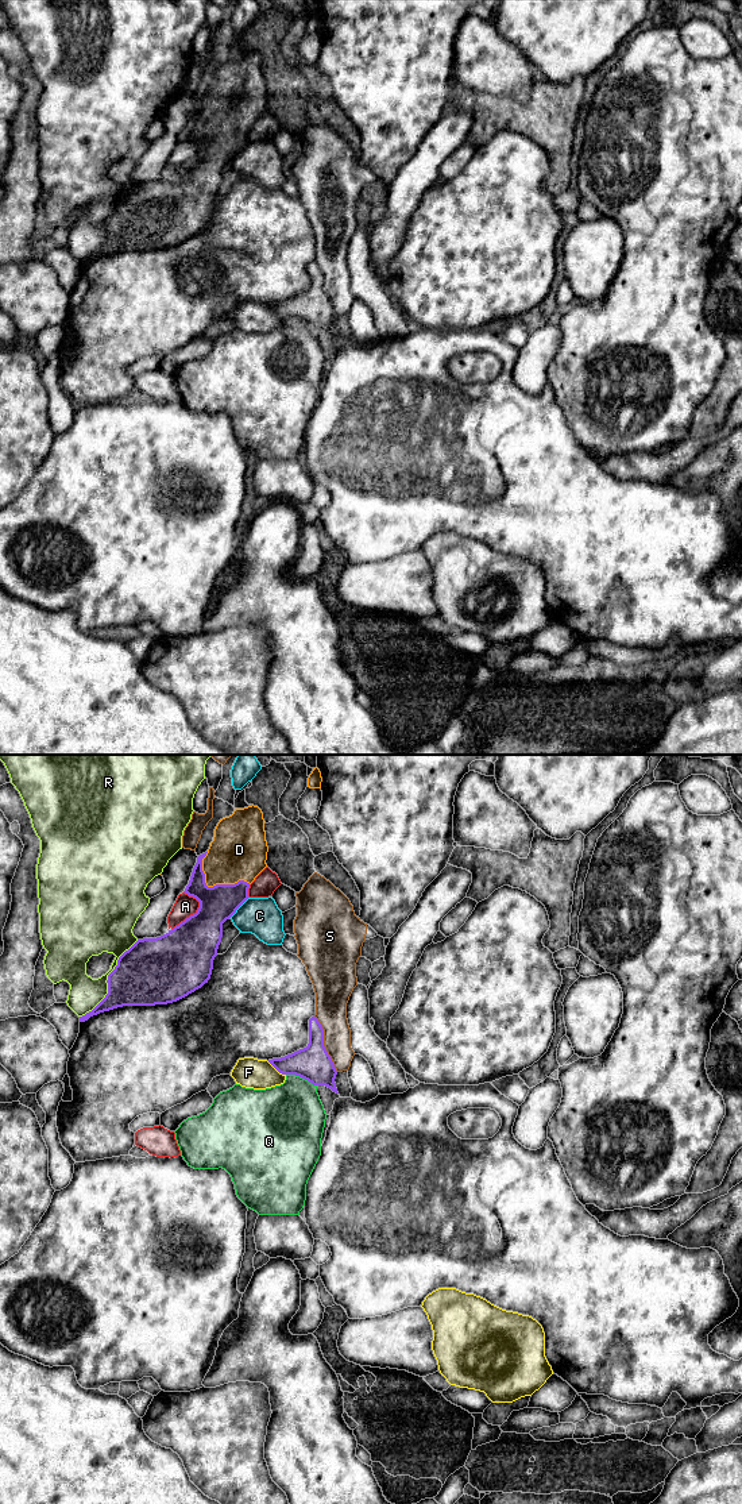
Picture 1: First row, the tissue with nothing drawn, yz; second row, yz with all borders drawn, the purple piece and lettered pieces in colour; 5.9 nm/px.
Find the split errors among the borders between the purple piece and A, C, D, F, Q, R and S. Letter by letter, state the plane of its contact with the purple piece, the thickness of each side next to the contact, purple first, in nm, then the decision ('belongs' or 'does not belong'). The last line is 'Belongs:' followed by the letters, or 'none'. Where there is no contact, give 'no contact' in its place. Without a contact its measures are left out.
A: contact in yz; calibres 320 and 130 nm; does not belong
C: contact in yz; calibres 220 and 220 nm; does not belong
D: contact in yz; calibres 220 and 340 nm; belongs
F: contact in yz; calibres 200 and 180 nm; does not belong
Q: contact in yz; calibres 200 and 400 nm; does not belong
R: contact in yz; calibres 380 and 200 nm; does not belong
S: contact in yz; calibres 200 and 190 nm; does not belong
Belongs: D

